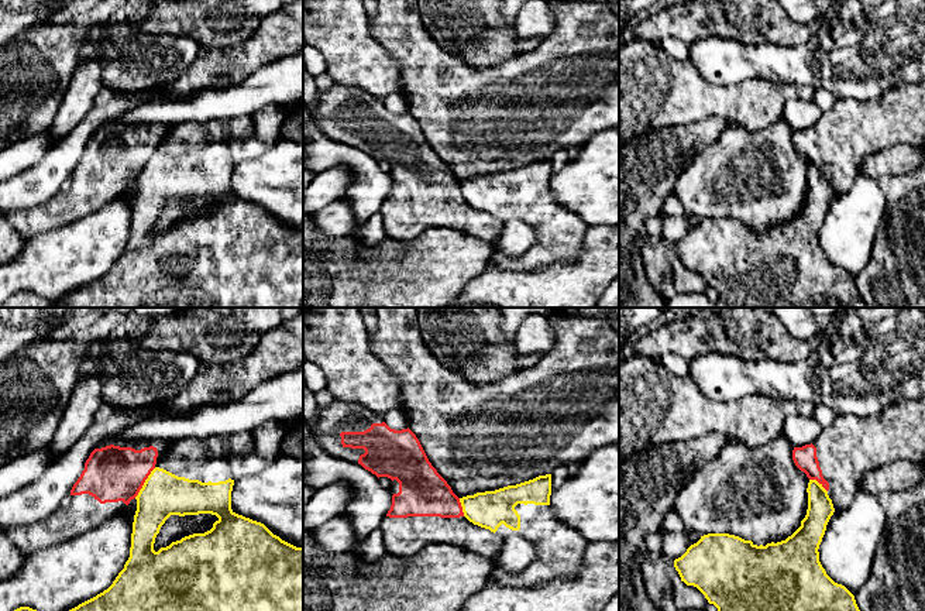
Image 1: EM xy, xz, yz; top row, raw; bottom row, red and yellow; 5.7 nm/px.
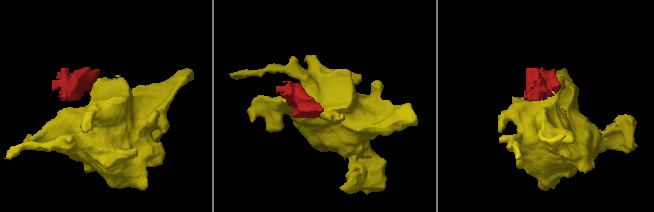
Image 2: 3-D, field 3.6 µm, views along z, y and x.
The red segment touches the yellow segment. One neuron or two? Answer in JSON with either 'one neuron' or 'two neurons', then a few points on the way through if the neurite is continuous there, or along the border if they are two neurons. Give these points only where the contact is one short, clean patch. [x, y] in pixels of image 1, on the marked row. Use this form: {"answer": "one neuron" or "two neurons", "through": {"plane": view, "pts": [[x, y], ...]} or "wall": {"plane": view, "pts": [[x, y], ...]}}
{"answer": "two neurons", "wall": {"plane": "xy", "pts": [[155, 467], [134, 497]]}}

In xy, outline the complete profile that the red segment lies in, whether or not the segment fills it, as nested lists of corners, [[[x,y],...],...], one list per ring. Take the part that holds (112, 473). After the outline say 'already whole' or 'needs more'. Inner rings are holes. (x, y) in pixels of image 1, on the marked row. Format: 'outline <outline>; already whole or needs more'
outline [[[117,436],[99,443],[71,490],[71,504],[35,525],[6,529],[8,540],[30,556],[100,526],[138,495],[171,443]]]; needs more

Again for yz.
outline [[[925,394],[917,399],[902,399],[878,416],[838,415],[814,443],[794,447],[792,460],[809,480],[816,480],[828,491],[835,512],[840,512],[852,502],[870,470],[894,461],[925,467]]]; needs more

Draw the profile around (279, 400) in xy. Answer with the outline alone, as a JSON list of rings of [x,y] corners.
[[[303,367],[269,378],[243,395],[241,399],[227,404],[206,404],[185,415],[165,415],[141,421],[117,437],[123,440],[180,440],[185,437],[206,439],[209,436],[233,435],[238,432],[254,433],[268,422],[288,425],[303,418]]]

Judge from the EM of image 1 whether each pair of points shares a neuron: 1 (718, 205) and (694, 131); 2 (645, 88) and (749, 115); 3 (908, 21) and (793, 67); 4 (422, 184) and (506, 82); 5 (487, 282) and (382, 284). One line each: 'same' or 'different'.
1: different
2: same
3: same
4: different
5: different

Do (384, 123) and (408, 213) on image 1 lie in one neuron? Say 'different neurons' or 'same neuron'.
same neuron

